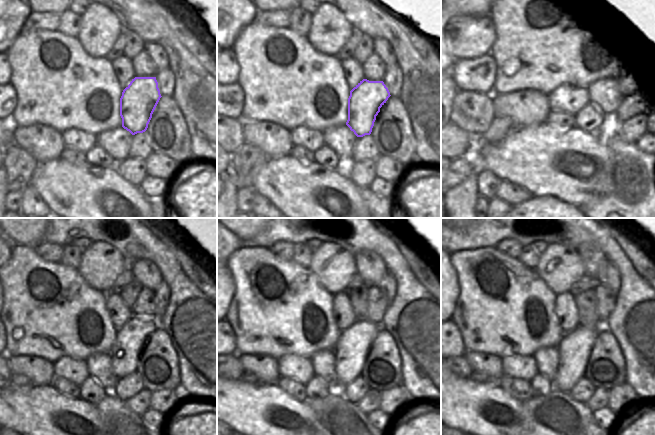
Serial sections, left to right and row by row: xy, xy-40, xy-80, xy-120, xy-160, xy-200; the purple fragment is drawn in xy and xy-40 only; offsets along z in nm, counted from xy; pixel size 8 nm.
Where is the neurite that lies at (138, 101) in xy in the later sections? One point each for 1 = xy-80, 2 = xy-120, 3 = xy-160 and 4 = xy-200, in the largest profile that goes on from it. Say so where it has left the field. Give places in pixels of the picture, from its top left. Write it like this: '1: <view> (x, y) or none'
1: xy-80 (590, 117)
2: xy-120 (130, 340)
3: xy-160 (351, 348)
4: xy-200 (574, 348)

